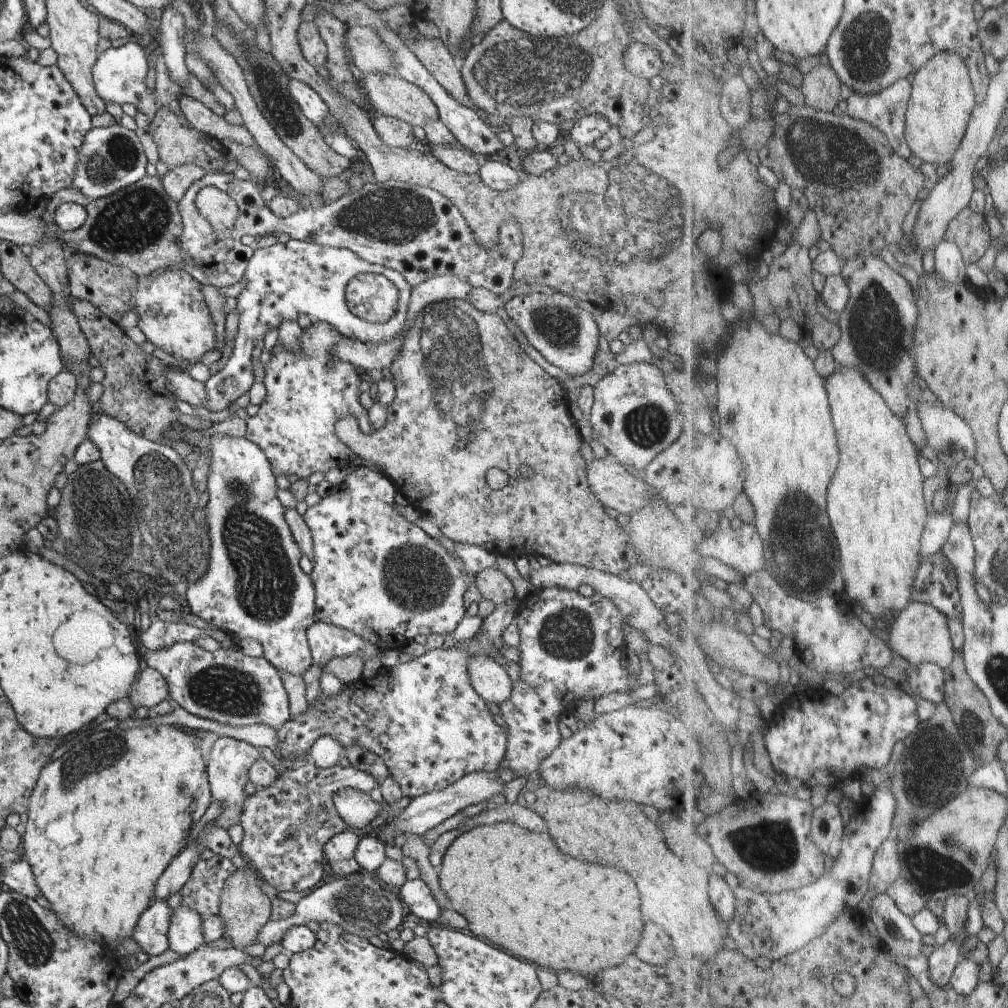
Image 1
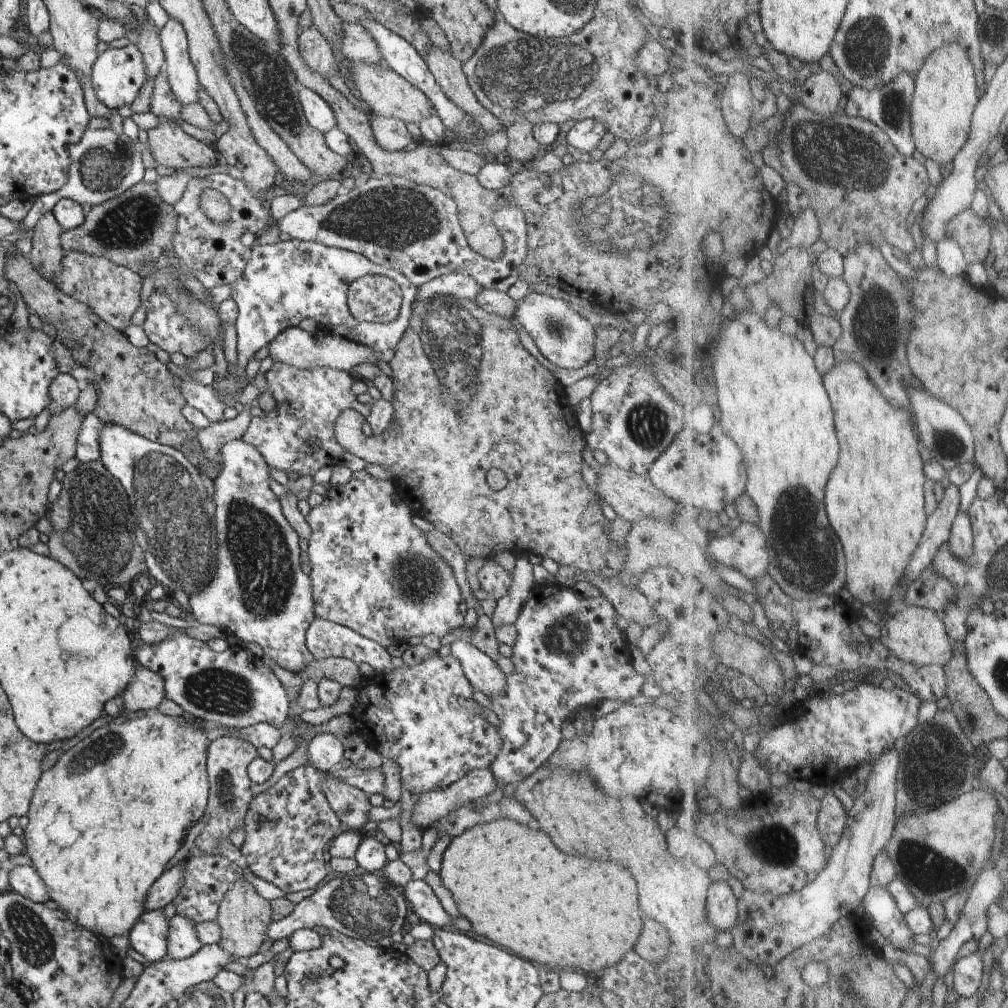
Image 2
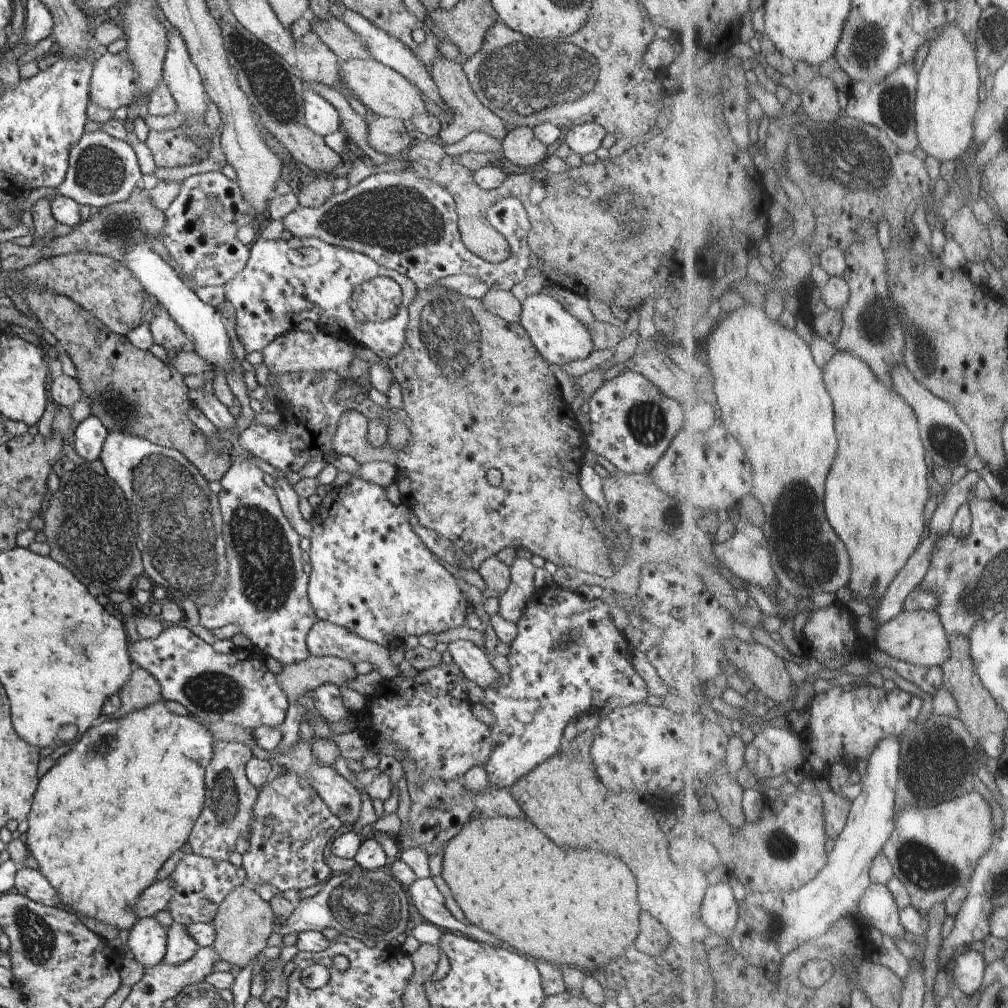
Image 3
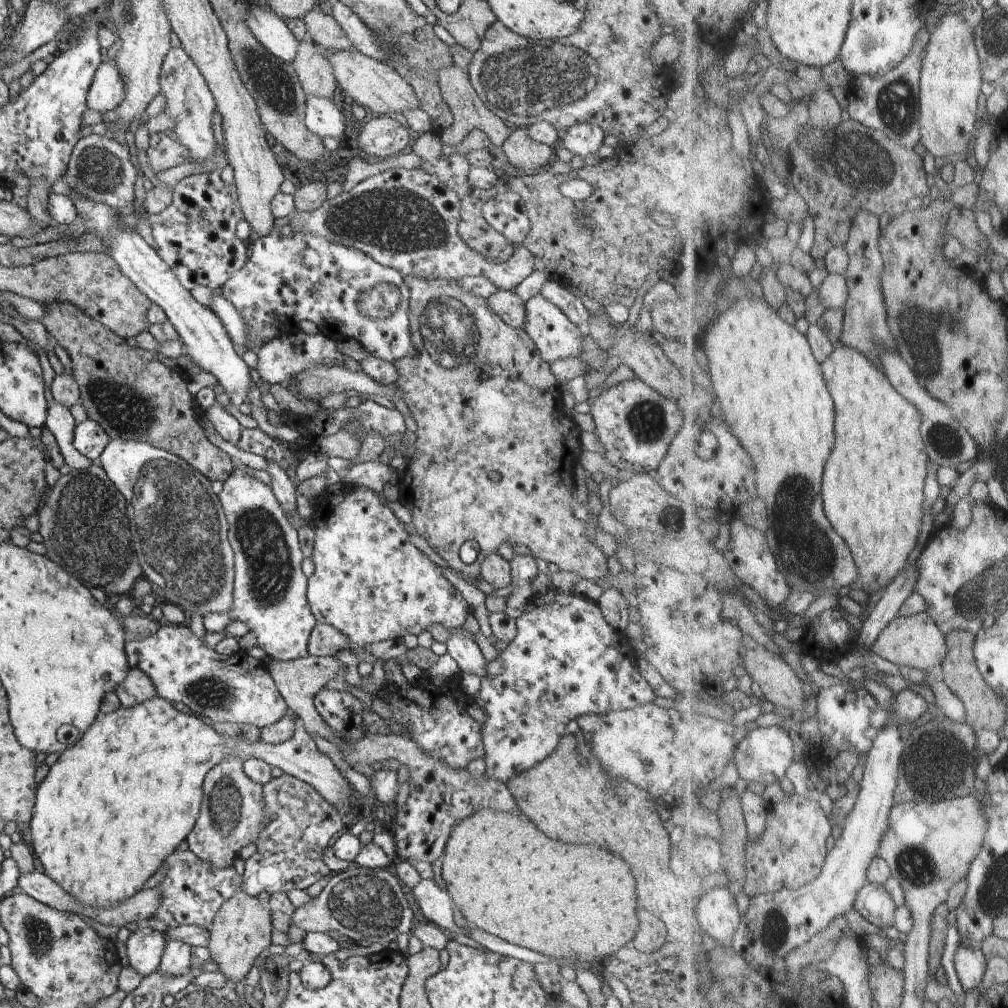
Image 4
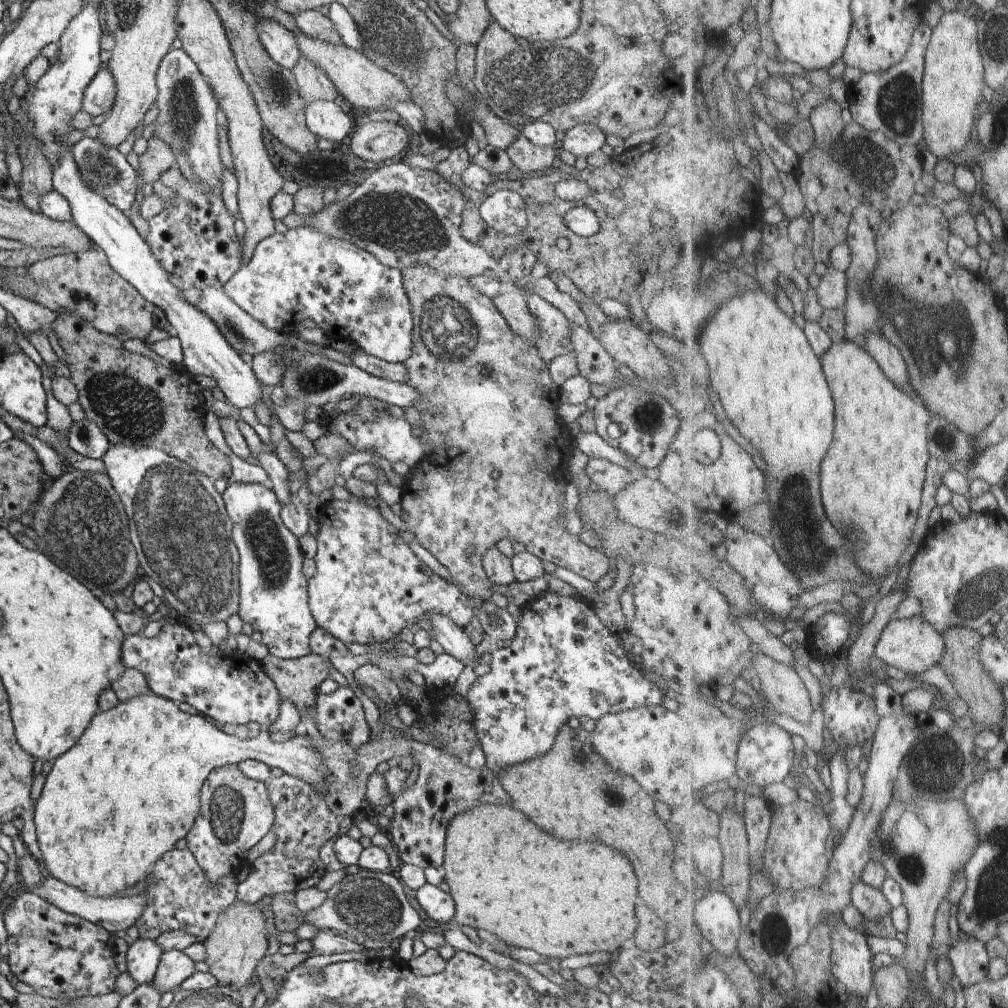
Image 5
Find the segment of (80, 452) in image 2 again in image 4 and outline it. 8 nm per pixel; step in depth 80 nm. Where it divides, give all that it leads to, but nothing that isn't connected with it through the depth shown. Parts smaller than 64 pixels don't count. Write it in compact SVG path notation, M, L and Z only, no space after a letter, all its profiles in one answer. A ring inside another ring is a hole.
M90 418L76 425L73 432L74 448L93 462L98 461L109 439L106 431Z

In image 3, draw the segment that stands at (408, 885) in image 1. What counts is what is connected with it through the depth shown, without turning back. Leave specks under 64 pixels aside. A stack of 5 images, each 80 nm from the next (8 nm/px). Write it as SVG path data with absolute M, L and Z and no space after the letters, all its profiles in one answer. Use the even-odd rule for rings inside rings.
M432 877L416 879L408 887L408 892L410 892L411 902L416 906L416 912L421 920L428 921L430 924L444 930L444 932L464 934L475 941L501 947L515 954L520 953L516 948L512 948L510 944L500 942L498 938L492 936L489 932L484 932L484 929L480 929L474 924L459 923L445 905L445 898L438 890L435 879Z

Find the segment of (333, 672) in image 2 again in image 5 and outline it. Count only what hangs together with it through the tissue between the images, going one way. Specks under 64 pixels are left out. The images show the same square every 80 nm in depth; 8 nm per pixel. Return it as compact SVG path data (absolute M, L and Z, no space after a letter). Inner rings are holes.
M308 653L297 659L268 655L260 661L264 672L274 681L282 699L289 700L300 714L310 711L316 724L314 710L320 684L329 678L329 658Z

